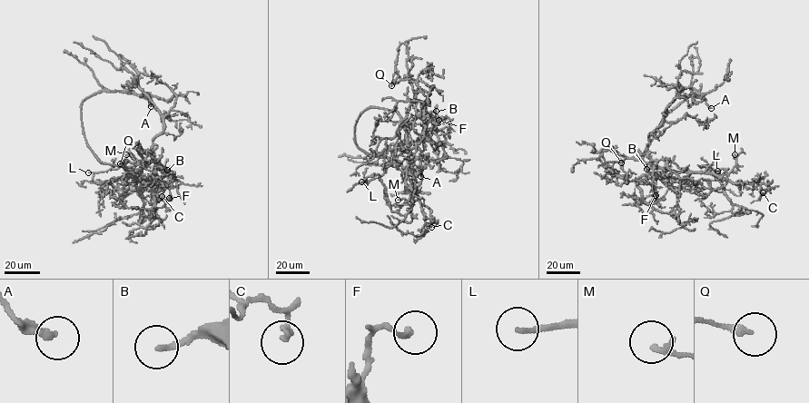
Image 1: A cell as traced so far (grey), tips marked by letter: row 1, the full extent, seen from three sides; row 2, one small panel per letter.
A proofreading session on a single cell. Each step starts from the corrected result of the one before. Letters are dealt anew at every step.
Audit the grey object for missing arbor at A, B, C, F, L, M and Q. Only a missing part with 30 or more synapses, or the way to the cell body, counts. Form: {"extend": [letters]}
{"extend": []}

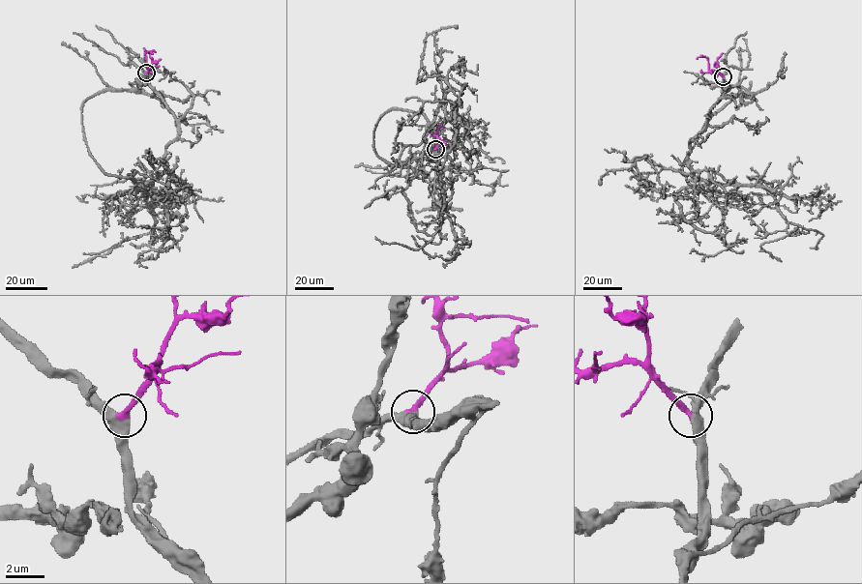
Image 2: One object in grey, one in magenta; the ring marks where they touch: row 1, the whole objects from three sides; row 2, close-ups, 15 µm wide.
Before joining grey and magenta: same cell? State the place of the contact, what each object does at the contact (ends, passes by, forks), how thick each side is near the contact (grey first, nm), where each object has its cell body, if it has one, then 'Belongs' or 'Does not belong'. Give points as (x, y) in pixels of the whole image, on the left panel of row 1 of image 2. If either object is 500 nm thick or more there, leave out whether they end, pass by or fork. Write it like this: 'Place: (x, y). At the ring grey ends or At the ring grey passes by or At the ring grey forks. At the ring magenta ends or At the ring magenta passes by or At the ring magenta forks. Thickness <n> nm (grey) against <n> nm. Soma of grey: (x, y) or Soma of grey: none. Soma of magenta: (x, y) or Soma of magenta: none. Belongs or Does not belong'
Place: (146, 72). Thickness 500 nm (grey) against 320 nm. Soma of grey: none. Soma of magenta: none. Belongs

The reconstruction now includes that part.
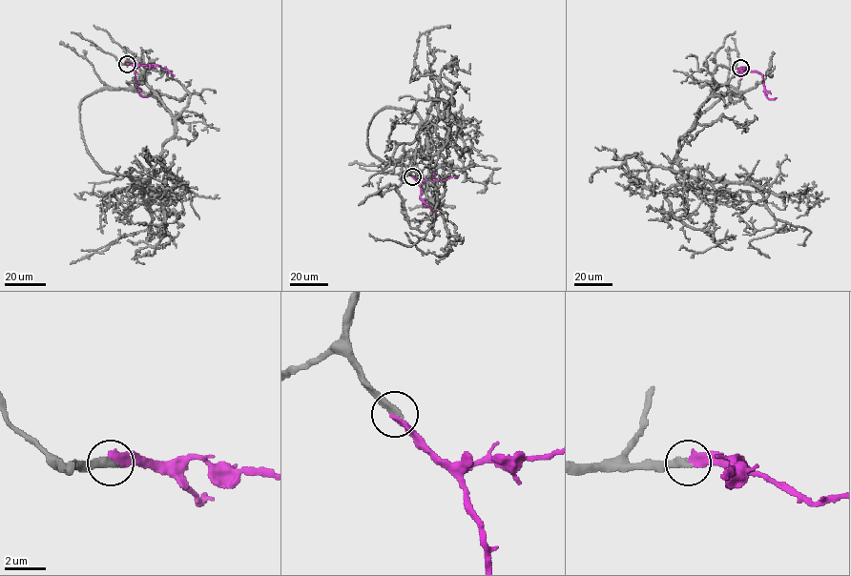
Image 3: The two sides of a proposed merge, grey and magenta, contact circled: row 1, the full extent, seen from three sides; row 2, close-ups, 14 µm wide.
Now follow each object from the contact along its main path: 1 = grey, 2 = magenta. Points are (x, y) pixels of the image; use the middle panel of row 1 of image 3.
1: (412, 176), (458, 118), (428, 133), (383, 108), (367, 147), (423, 177), (429, 202), (408, 207)
2: (412, 176), (420, 187), (420, 197), (434, 213)

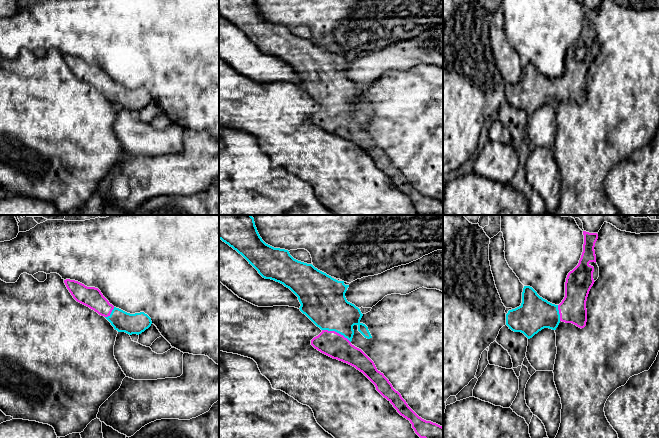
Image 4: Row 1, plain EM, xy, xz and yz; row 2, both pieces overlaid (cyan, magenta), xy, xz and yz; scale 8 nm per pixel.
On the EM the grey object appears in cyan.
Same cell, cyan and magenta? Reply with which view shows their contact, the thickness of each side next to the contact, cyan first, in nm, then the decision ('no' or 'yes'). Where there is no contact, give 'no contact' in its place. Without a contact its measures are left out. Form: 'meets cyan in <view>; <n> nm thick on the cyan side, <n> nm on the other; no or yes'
meets cyan in xz; 360 nm thick on the cyan side, 200 nm on the other; yes

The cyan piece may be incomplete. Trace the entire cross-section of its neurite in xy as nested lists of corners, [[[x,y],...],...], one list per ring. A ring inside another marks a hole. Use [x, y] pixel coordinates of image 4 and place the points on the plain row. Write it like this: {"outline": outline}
{"outline": [[[70,55],[64,56],[64,59],[77,78],[104,92],[118,108],[139,111],[152,100],[151,94],[144,88],[130,90],[114,83],[98,64]]]}

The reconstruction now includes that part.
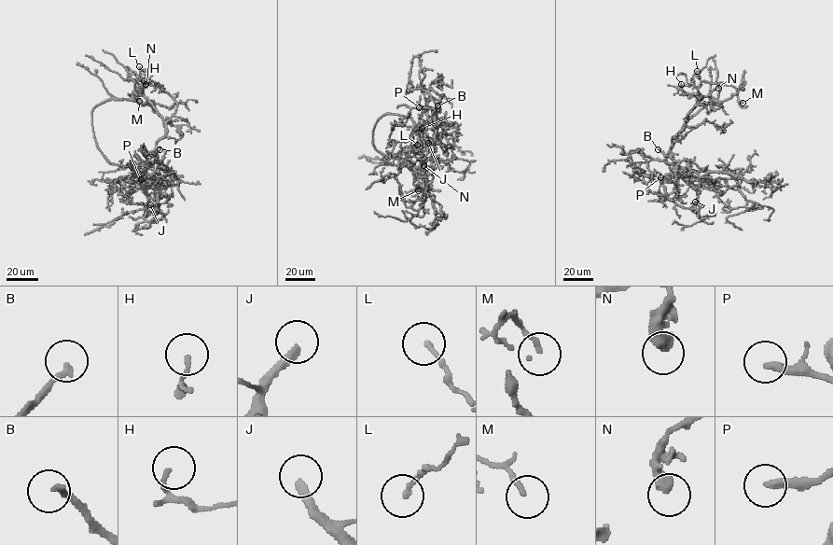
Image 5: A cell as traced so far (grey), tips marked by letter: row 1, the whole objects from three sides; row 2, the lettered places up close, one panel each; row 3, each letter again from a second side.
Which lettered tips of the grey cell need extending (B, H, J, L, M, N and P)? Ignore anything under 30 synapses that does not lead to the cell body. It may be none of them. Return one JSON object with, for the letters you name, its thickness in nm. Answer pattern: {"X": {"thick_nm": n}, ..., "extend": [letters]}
{"B": {"thick_nm": 220}, "J": {"thick_nm": 280}, "P": {"thick_nm": 280}, "extend": ["B", "J", "P"]}

